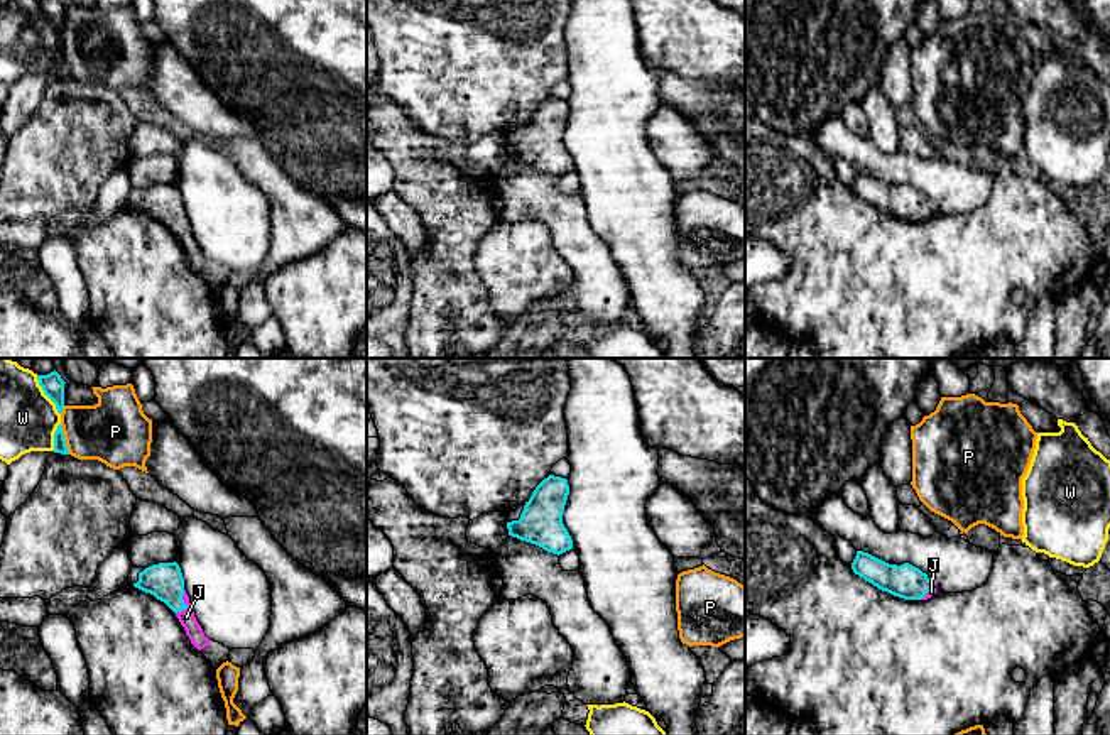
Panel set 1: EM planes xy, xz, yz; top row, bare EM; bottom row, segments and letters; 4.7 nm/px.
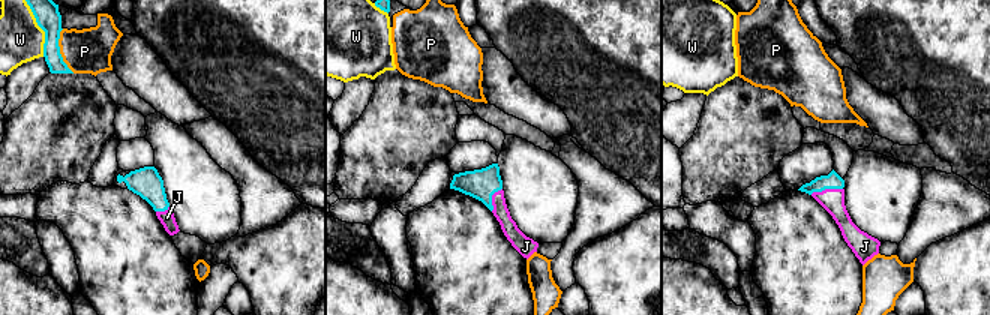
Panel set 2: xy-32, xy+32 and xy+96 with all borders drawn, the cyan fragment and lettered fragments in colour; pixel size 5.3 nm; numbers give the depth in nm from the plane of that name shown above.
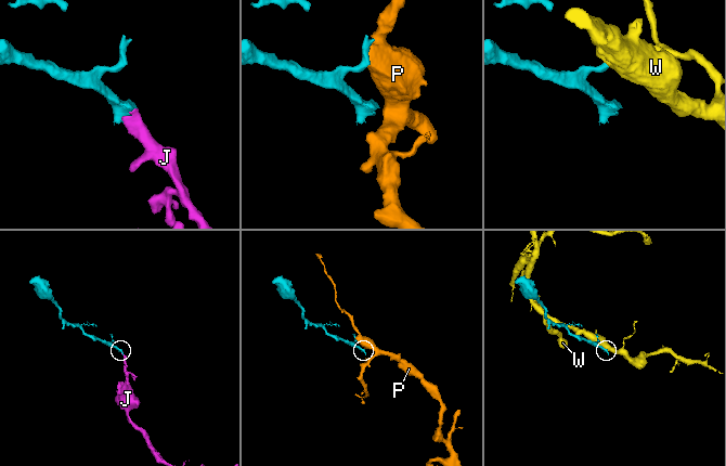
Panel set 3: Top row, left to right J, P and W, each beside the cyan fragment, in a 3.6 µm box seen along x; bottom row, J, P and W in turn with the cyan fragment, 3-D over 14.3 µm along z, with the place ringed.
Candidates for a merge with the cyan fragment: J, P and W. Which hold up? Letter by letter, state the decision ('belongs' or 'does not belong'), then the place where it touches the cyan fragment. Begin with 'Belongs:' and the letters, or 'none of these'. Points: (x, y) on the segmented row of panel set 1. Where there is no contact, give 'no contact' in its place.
Belongs: J
J: belongs | xy (184, 604)
P: does not belong | xy (65, 440)
W: does not belong | xy (46, 394)

